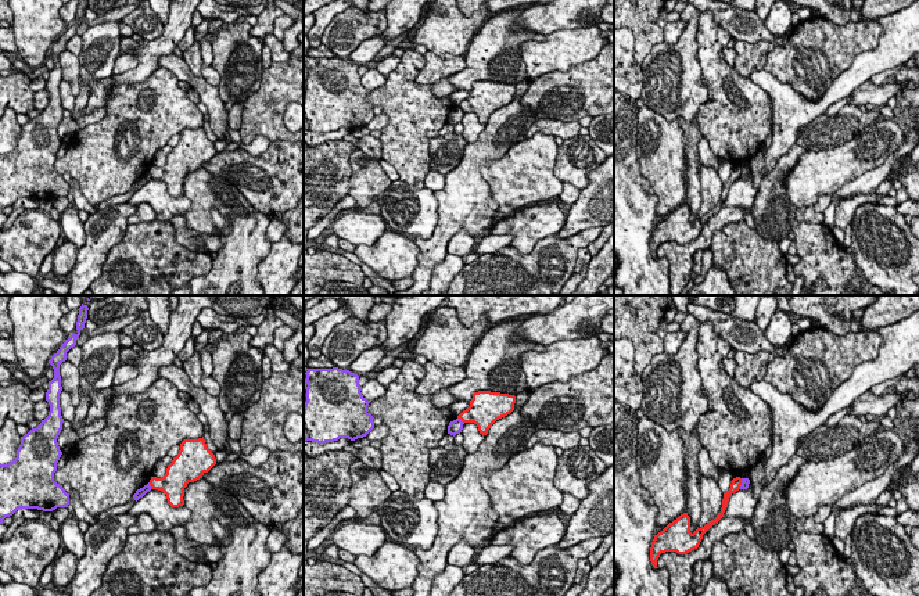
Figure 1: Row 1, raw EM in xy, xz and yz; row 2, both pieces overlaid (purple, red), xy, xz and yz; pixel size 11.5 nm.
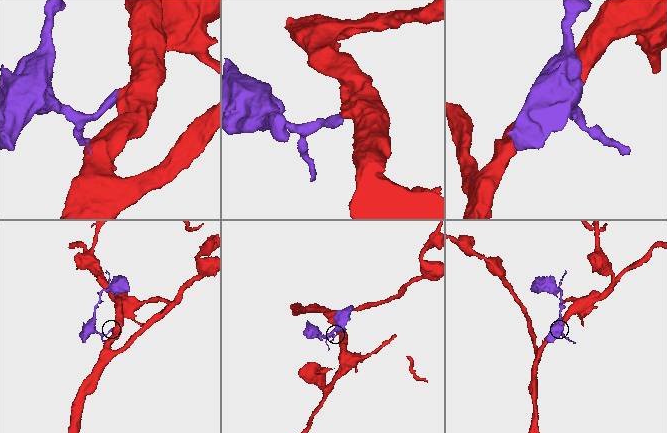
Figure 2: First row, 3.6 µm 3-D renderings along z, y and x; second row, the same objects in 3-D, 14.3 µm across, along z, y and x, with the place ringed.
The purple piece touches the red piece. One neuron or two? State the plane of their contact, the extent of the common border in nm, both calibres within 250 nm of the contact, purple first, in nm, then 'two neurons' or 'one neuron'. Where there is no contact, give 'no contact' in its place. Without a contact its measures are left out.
meets purple in xy; contact 90 nm long; 100 nm thick on the purple side, 280 nm on the other; two neurons

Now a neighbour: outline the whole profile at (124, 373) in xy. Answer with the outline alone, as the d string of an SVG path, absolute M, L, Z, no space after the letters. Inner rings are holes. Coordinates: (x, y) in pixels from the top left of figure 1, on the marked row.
M122 365L116 369L114 376L114 385L125 384L130 380L134 380L137 377L139 371L136 366L132 365Z

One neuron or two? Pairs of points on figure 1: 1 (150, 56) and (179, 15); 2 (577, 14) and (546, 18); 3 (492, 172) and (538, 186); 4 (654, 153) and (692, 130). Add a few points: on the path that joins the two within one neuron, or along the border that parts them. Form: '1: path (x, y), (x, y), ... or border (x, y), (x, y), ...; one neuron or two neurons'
1: path (160, 46), (173, 32), (176, 25); one neuron
2: path (570, 14), (553, 15); one neuron
3: path (503, 175), (527, 176); one neuron
4: border (685, 144), (686, 154); two neurons

